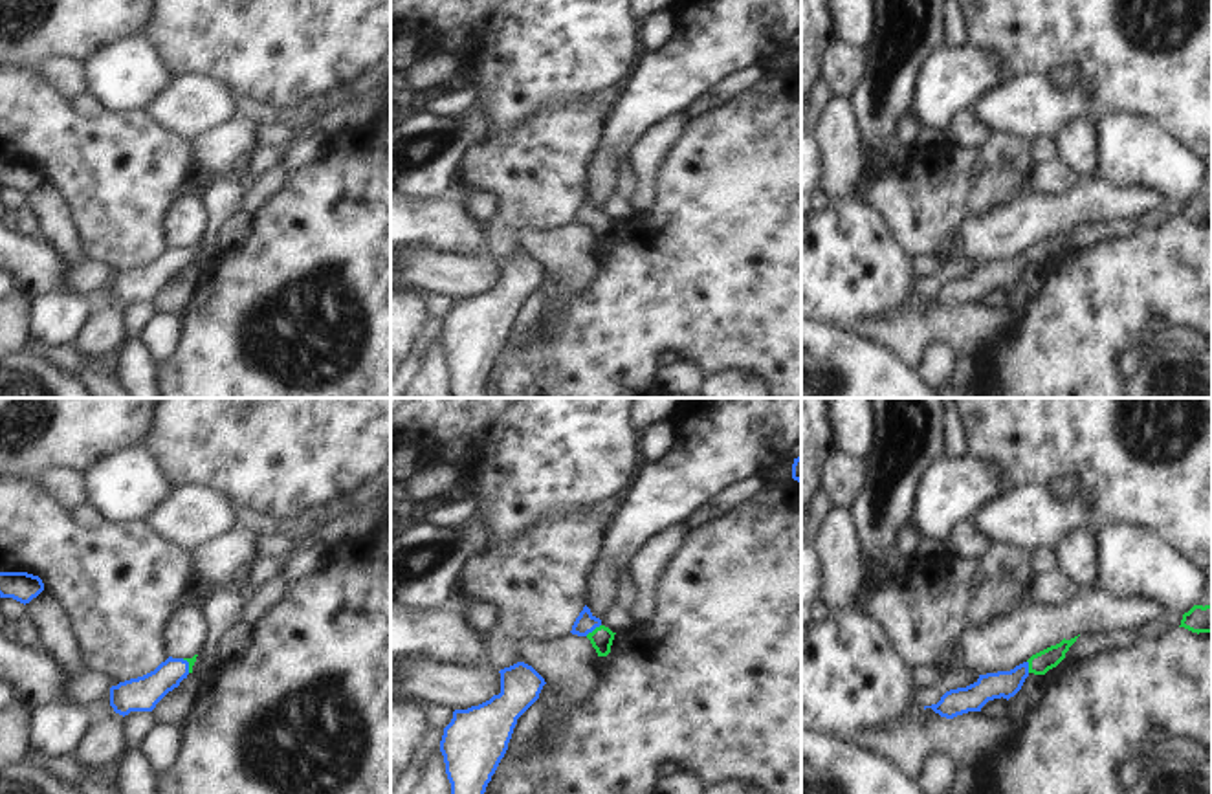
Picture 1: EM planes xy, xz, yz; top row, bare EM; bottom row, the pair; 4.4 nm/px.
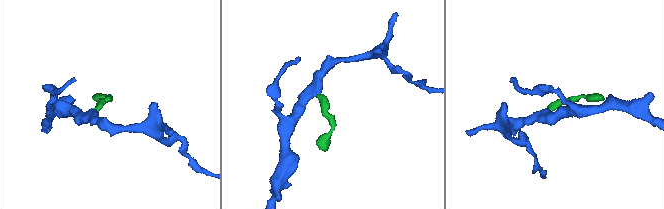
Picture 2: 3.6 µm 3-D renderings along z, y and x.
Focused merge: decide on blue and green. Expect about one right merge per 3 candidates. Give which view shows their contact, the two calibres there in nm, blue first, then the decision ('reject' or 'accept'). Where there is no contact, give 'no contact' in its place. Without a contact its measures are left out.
xz | 90/100 nm | accept

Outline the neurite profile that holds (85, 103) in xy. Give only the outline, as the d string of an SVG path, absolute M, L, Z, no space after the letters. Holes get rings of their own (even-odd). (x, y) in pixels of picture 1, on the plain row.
M88 92L73 97L70 103L77 114L83 114L86 117L97 117L106 112L103 103L90 95Z

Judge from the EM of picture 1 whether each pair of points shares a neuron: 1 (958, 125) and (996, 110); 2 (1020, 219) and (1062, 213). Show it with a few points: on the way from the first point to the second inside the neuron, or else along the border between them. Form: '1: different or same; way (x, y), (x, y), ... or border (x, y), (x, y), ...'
1: different; border (970, 110), (992, 131)
2: same; way (1031, 219), (1051, 213)

